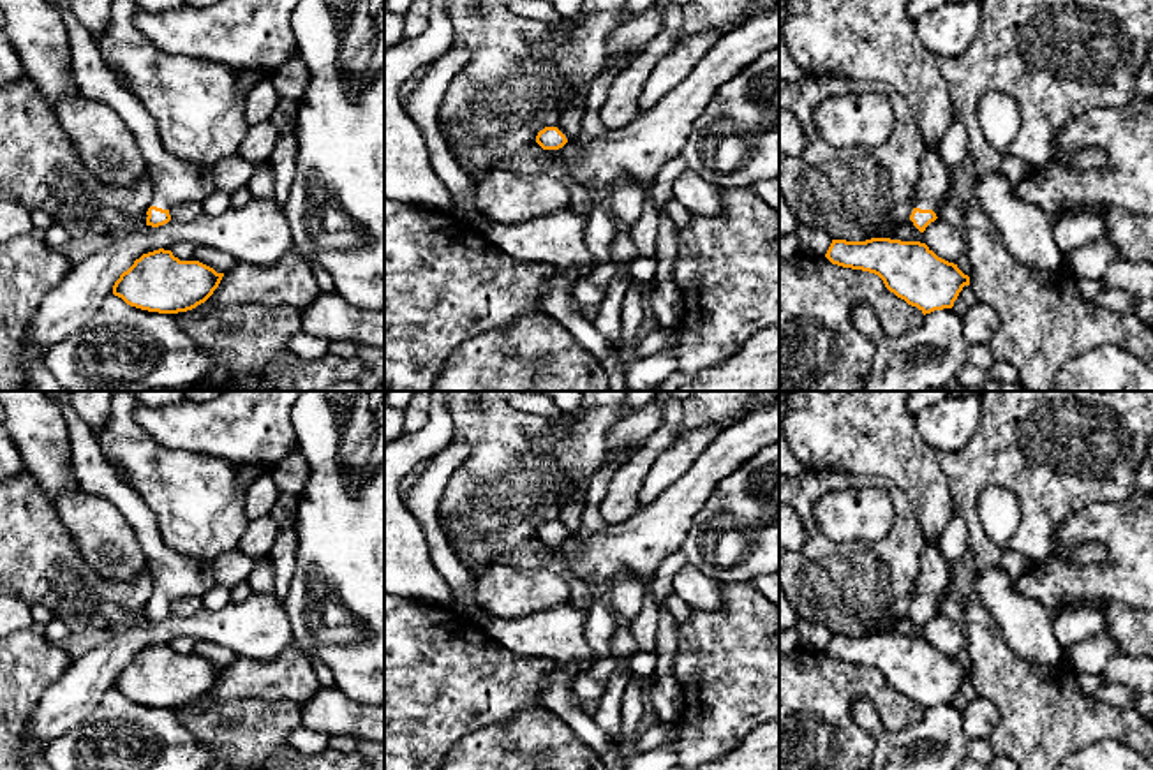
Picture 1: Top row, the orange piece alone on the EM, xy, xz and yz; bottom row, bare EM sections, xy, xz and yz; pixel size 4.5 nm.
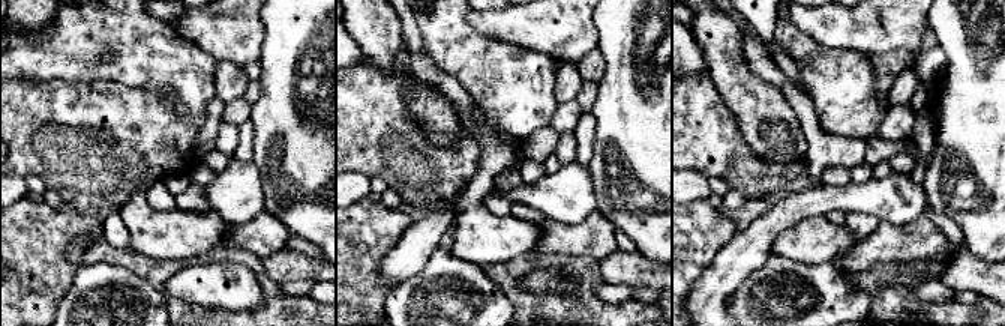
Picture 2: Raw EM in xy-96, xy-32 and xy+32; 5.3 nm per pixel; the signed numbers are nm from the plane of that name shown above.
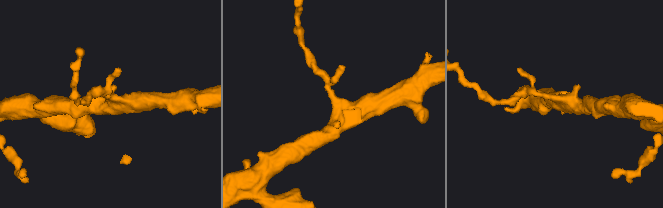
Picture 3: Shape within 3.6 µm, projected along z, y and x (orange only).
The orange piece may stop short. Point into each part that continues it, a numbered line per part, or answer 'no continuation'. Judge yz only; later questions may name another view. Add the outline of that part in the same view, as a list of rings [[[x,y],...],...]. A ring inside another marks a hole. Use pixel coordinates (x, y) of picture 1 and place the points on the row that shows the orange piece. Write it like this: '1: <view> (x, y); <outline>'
1: yz (935, 178); [[[926,148],[920,166],[920,183],[915,208],[936,211],[945,201],[950,173],[934,148]]]

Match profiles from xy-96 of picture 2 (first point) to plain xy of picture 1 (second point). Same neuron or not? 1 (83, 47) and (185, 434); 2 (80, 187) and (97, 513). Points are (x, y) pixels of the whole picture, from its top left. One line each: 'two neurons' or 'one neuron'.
1: two neurons
2: two neurons

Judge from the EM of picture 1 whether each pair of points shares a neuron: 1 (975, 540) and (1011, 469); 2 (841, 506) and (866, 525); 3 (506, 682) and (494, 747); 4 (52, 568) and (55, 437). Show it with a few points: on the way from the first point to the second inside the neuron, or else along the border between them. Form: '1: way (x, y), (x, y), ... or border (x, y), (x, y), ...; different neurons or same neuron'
1: way (970, 518), (970, 492), (989, 473); same neuron
2: way (847, 511), (861, 520); same neuron
3: border (536, 703), (461, 739); different neurons
4: border (30, 474), (50, 499), (74, 545); different neurons

